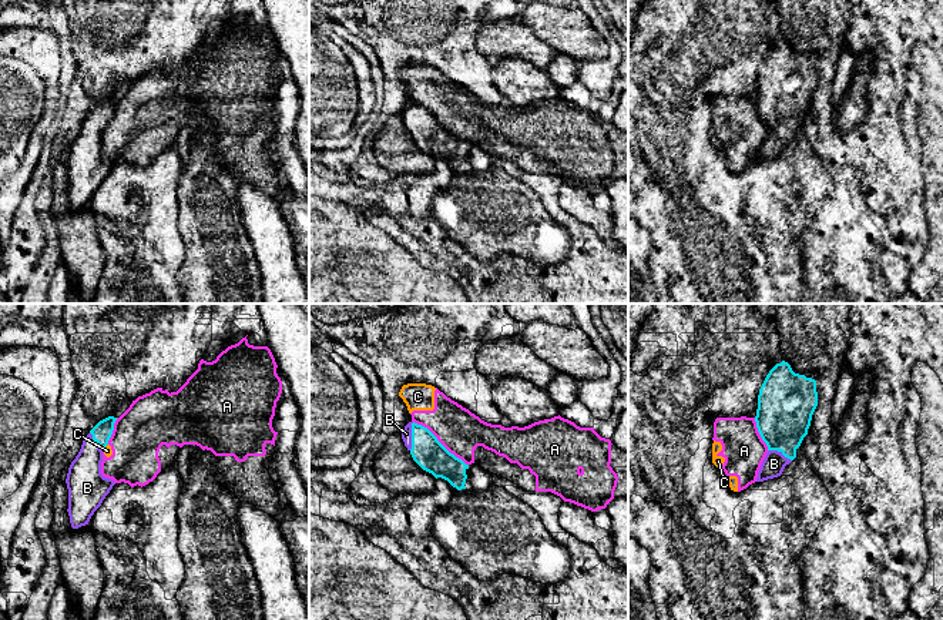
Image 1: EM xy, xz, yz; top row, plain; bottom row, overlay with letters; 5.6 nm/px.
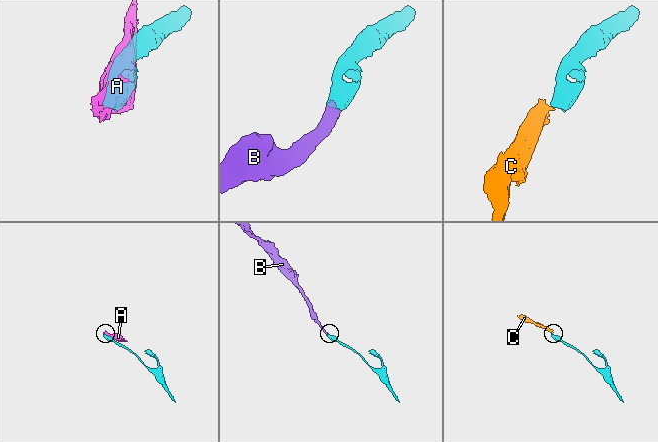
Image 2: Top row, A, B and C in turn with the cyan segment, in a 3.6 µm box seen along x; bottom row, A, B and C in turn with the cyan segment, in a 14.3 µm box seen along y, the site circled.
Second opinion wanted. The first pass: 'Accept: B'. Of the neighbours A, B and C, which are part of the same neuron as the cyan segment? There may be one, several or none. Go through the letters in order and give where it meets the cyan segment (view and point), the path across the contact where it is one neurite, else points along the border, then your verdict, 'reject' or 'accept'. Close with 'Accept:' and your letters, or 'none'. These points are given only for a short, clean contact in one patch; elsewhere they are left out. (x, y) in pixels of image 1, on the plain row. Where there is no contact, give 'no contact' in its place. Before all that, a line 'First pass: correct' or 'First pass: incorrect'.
First pass: correct
A: contact xz (439, 123); reject
B: contact xz (412, 117); way xz (428, 133), (412, 117), (406, 114); accept
C: contact xy (106, 126); border xy (107, 124), (103, 130); reject
Accept: B

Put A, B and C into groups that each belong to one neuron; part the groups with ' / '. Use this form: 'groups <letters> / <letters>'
groups A C / B

